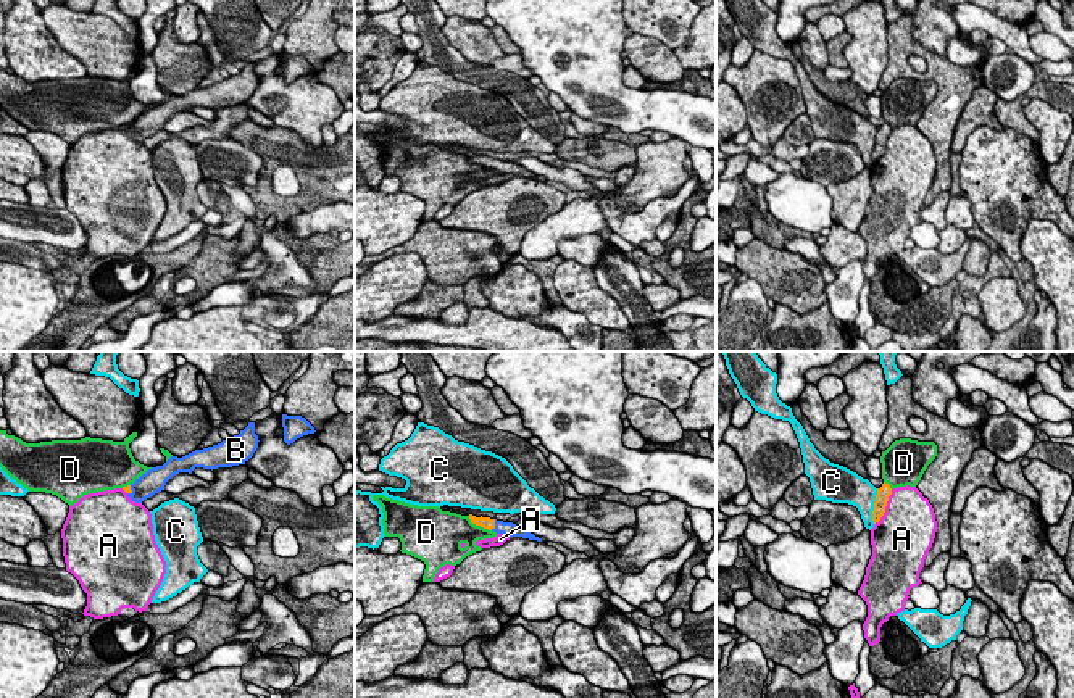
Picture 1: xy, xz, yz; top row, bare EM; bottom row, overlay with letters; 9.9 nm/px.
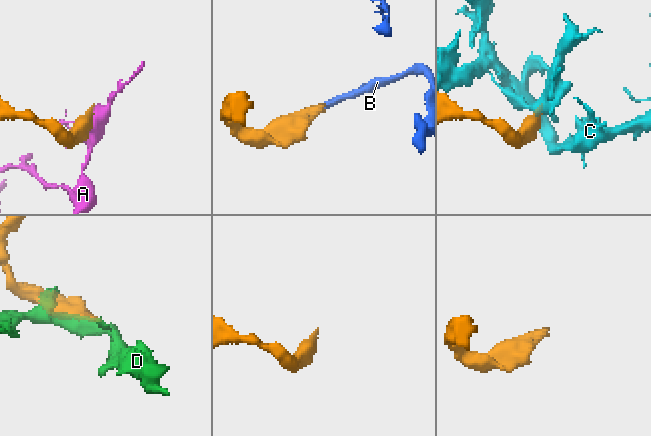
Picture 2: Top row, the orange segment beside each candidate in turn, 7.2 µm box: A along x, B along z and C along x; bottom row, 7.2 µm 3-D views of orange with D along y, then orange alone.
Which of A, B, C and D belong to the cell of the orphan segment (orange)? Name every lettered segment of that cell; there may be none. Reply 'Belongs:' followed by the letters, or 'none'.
Belongs: B

